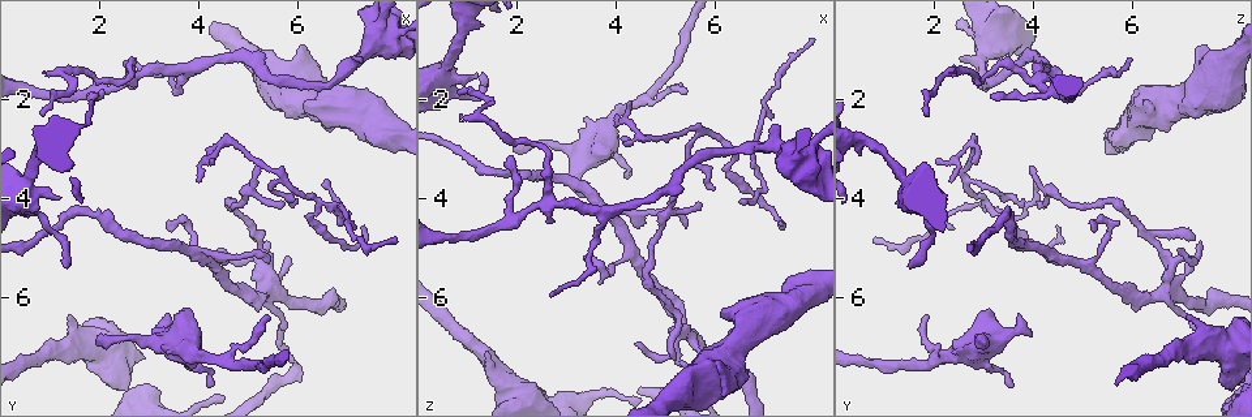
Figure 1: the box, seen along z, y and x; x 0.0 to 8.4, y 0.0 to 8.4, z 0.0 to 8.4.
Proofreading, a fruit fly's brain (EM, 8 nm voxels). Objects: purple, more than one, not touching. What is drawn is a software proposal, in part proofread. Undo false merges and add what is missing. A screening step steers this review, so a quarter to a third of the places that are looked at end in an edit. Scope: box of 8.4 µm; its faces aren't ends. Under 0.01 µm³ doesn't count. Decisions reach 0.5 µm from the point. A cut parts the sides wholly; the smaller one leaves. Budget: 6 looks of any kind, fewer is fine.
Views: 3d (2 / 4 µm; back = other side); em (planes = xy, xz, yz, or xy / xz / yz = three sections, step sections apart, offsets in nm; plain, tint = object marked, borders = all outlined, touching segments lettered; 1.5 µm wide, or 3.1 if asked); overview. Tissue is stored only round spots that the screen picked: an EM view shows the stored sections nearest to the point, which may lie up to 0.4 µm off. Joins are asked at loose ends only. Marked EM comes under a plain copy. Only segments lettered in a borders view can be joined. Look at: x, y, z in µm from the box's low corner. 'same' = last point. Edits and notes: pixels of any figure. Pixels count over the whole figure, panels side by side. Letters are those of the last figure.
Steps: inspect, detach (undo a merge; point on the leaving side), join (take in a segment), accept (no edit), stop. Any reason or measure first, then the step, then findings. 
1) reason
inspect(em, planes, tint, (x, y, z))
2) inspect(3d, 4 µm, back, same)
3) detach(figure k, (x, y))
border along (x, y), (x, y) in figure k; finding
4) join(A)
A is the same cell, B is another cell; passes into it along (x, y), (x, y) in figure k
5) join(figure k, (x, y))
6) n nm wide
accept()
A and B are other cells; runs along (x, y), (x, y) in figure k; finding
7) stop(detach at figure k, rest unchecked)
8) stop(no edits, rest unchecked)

four arms meet
inspect(em, xy, step 4, tint, (6.35, 4.00, 3.00))

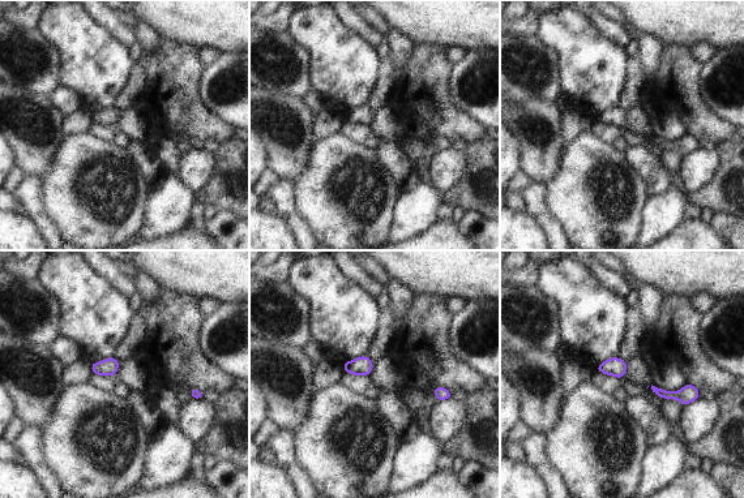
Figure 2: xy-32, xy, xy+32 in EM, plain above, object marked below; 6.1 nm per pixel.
cut it another way
inspect(em, planes, tint, same)

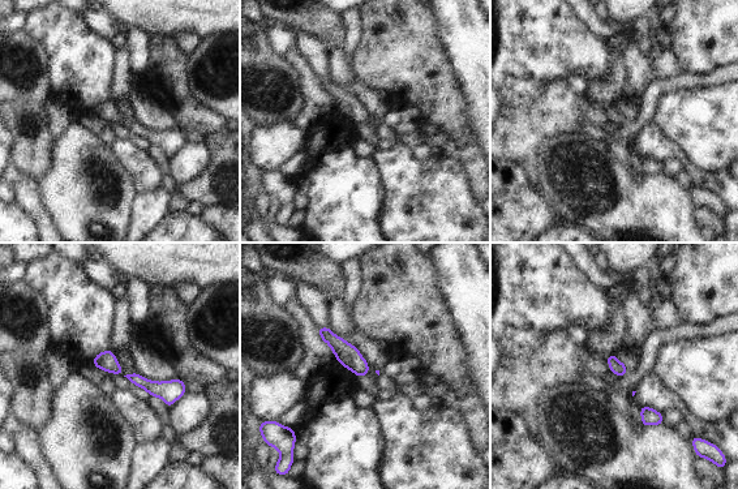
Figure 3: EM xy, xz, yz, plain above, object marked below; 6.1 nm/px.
see the neighbours
inspect(em, planes, borders, same)

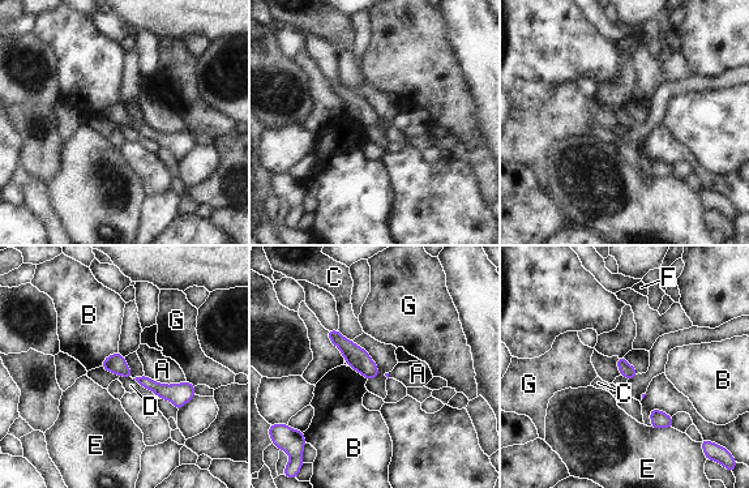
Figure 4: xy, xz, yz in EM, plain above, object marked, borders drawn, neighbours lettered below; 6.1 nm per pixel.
accept()
A, B, C, D, E, F and G are other cells; border along (119, 376), (135, 379), (159, 398) in figure 4; continuous, no second neuron

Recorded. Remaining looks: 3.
branch stops here
inspect(em, xz, step 8, borders, (7.35, 4.60, 4.50))

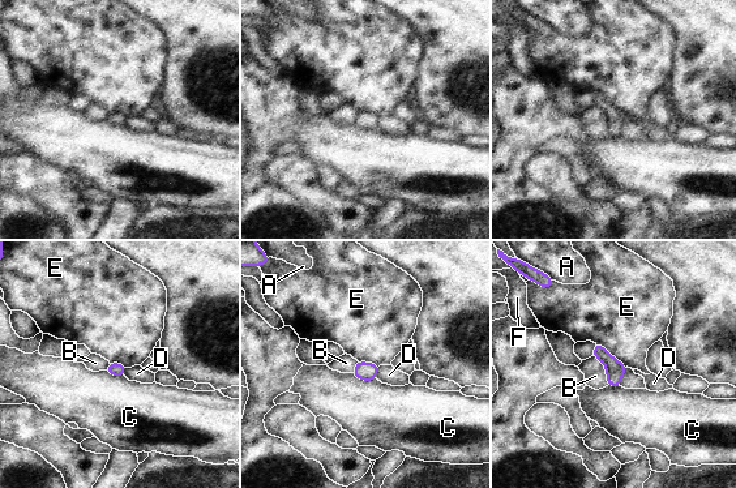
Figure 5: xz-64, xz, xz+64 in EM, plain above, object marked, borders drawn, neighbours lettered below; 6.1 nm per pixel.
inspect(em, planes, borders, same)

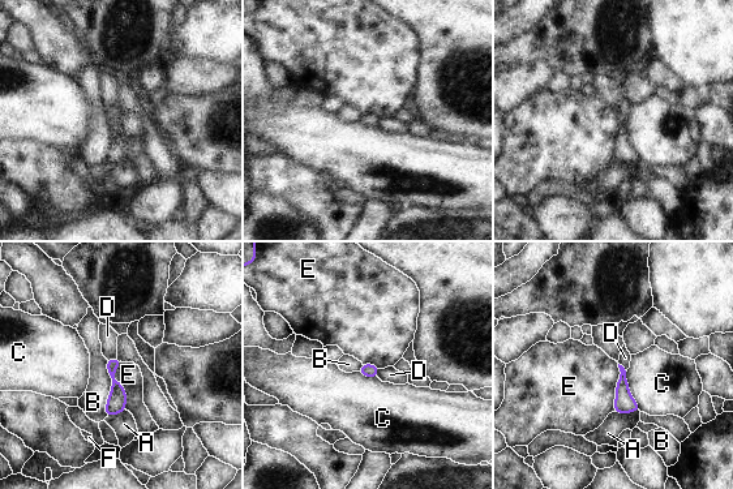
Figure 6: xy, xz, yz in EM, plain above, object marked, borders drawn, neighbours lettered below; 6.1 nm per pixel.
80 nm wide
accept()
A, B, C, D, E and F are other cells; border along (119, 363), (114, 373), (125, 408) in figure 6; no lettered segment goes on from it

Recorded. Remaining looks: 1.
three arms meet
inspect(em, xy, step 8, borders, (2.70, 1.60, 4.10))

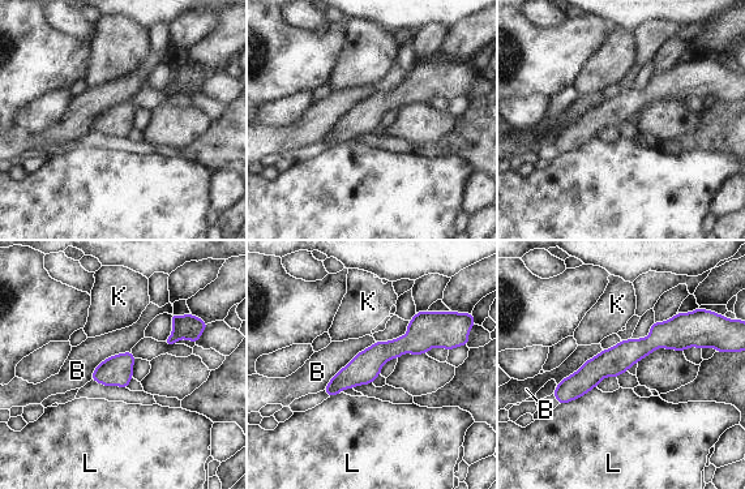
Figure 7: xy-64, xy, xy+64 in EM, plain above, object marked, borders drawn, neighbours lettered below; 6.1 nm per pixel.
170 nm wide; B touches over 460 nm
accept()
B, K and L are other cells; continuous, no second neuron

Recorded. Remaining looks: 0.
stop(no edits, rest unchecked)

